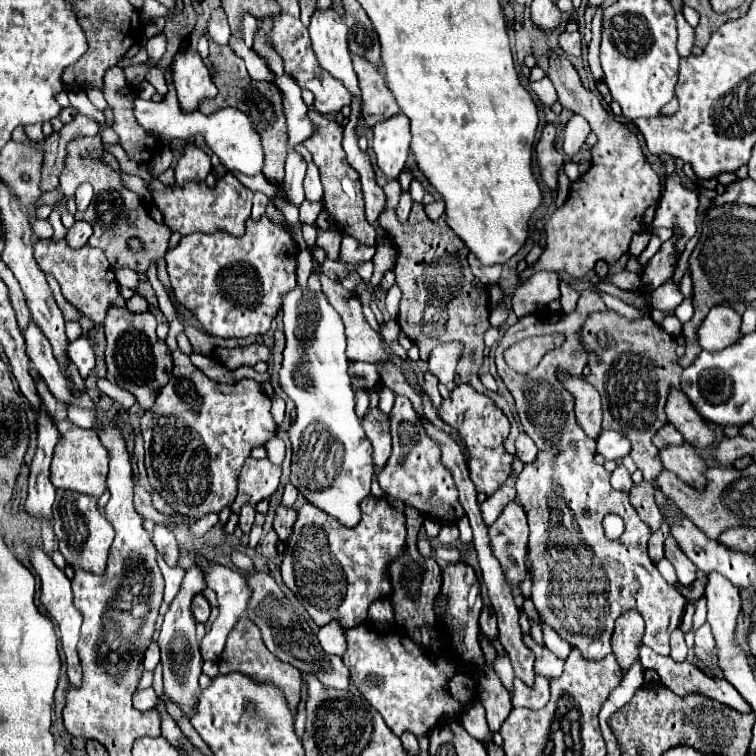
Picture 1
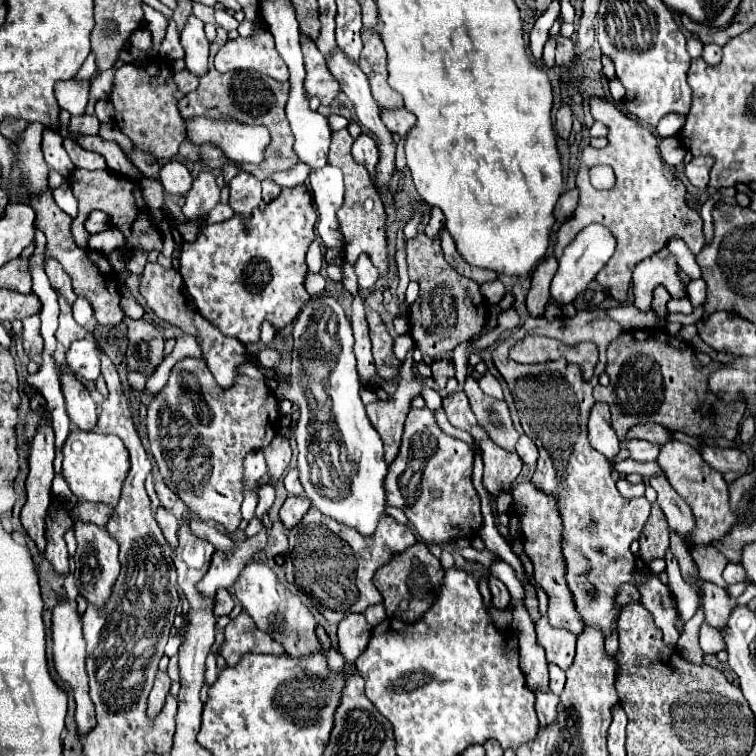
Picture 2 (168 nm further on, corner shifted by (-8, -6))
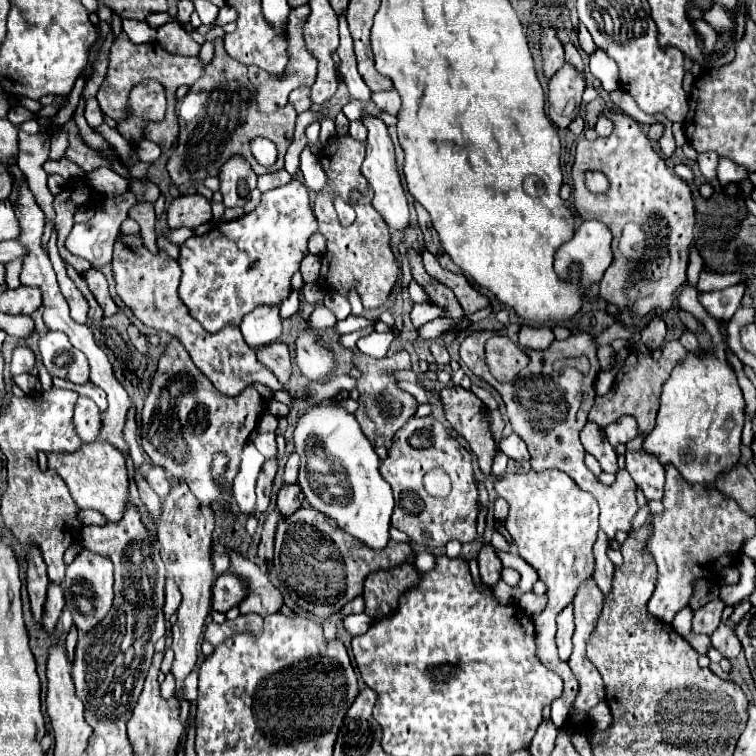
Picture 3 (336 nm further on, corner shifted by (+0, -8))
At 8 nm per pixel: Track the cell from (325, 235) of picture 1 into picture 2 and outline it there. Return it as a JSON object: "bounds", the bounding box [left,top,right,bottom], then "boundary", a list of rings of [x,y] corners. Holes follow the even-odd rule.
{"bounds":[340,260,358,296],"boundary":[[[342,260],[340,268],[342,268],[342,286],[344,286],[350,294],[356,296],[356,294],[358,294],[358,278],[356,278],[356,272],[354,272],[352,264],[348,264],[346,260]]]}

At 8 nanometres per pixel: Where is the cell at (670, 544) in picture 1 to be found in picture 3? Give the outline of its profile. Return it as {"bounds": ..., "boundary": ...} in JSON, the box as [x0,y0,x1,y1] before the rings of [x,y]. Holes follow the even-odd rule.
{"bounds":[710,622,742,660],"boundary":[[[724,622],[718,626],[718,630],[716,630],[710,638],[712,638],[712,646],[714,646],[724,658],[728,658],[728,660],[736,658],[736,656],[740,654],[740,650],[742,650],[742,646],[740,646],[740,642],[738,642],[734,630],[732,630],[730,626],[726,626]]]}

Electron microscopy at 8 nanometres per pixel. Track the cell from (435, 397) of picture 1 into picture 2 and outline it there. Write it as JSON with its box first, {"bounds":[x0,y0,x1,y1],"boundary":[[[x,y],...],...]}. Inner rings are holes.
{"bounds":[430,358,454,388],"boundary":[[[450,358],[436,360],[436,362],[432,362],[430,368],[432,368],[432,378],[438,384],[438,388],[444,388],[446,382],[454,376],[454,364],[450,362]]]}

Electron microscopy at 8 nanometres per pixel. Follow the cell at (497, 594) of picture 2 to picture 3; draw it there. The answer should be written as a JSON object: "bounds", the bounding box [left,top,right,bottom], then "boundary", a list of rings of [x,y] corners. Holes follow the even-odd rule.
{"bounds":[478,544,502,586],"boundary":[[[484,544],[478,552],[478,568],[480,568],[480,580],[484,584],[494,586],[500,580],[502,572],[502,562],[494,550],[492,544]]]}

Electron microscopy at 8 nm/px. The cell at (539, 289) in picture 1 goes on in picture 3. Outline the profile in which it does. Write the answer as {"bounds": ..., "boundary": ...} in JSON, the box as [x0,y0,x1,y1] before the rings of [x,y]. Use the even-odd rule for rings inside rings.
{"bounds":[554,220,612,288],"boundary":[[[586,220],[578,226],[574,238],[560,246],[556,252],[554,268],[558,276],[568,278],[568,270],[574,262],[580,264],[580,284],[582,288],[600,282],[604,270],[612,262],[610,250],[612,234],[610,228],[598,220]]]}

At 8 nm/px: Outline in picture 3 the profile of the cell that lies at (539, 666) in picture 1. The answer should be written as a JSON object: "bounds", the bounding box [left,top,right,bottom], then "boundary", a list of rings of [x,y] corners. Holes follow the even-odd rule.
{"bounds":[556,604,574,660],"boundary":[[[568,604],[558,614],[558,632],[556,632],[556,644],[562,660],[568,660],[572,654],[572,634],[574,634],[574,612],[572,604]]]}

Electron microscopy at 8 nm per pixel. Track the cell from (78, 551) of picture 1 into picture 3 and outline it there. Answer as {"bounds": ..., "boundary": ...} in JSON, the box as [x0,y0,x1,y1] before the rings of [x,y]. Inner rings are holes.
{"bounds":[64,550,114,632],"boundary":[[[82,550],[82,554],[78,554],[76,560],[68,566],[64,580],[64,600],[66,608],[74,616],[74,626],[78,628],[78,632],[90,632],[108,614],[114,600],[112,584],[112,562],[108,558],[100,558],[98,554],[90,554],[90,550]]]}

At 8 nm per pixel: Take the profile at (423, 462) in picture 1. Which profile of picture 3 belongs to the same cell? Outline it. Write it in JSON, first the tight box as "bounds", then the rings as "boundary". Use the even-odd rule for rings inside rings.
{"bounds":[380,416,478,550],"boundary":[[[412,416],[410,422],[406,422],[406,426],[402,426],[402,430],[398,430],[394,436],[394,444],[388,452],[388,458],[380,466],[380,474],[394,490],[396,506],[392,514],[392,526],[406,532],[414,544],[438,550],[454,538],[462,544],[476,540],[478,490],[472,472],[472,456],[462,446],[462,442],[446,430],[444,424],[432,416]],[[436,466],[444,468],[452,478],[452,492],[442,500],[428,496],[422,486],[422,476]]]}

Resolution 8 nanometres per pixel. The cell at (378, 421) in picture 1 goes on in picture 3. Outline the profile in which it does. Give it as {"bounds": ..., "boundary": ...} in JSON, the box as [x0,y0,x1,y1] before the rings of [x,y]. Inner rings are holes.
{"bounds":[352,350,418,460],"boundary":[[[398,350],[392,356],[374,360],[362,352],[356,352],[352,356],[352,362],[360,370],[360,378],[356,380],[356,390],[360,392],[360,396],[358,396],[358,408],[356,408],[354,416],[356,416],[362,432],[366,434],[366,438],[374,444],[374,450],[380,456],[380,460],[386,460],[396,430],[400,430],[408,422],[408,418],[412,418],[416,414],[416,408],[418,408],[416,398],[410,396],[408,392],[400,390],[396,386],[396,378],[394,378],[396,372],[412,368],[410,354],[406,350]]]}

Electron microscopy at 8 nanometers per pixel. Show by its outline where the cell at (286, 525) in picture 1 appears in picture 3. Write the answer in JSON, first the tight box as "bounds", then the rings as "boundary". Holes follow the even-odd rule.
{"bounds":[278,484,304,516],"boundary":[[[284,484],[278,492],[278,508],[282,516],[290,516],[294,510],[298,510],[304,502],[304,494],[298,484]]]}

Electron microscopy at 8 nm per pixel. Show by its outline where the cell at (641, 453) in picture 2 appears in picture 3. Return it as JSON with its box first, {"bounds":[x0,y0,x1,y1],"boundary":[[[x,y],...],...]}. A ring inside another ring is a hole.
{"bounds":[644,320,746,488],"boundary":[[[718,320],[720,332],[724,342],[718,346],[712,346],[714,356],[696,356],[694,352],[688,352],[688,356],[672,370],[668,382],[662,388],[660,396],[660,408],[656,414],[656,426],[644,440],[644,450],[650,450],[656,458],[660,458],[662,464],[672,464],[678,468],[682,478],[690,484],[702,484],[704,488],[716,488],[716,480],[720,474],[730,472],[738,460],[740,460],[740,438],[744,428],[744,416],[746,416],[746,402],[742,398],[742,390],[736,382],[736,374],[732,370],[732,364],[728,362],[728,334],[726,334],[726,322]]]}

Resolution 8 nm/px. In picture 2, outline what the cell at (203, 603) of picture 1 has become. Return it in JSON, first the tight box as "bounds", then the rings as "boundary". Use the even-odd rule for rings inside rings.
{"bounds":[214,590,234,618],"boundary":[[[228,590],[216,592],[216,596],[214,596],[214,616],[216,616],[216,618],[228,616],[232,608],[234,608],[234,600],[230,598]]]}

